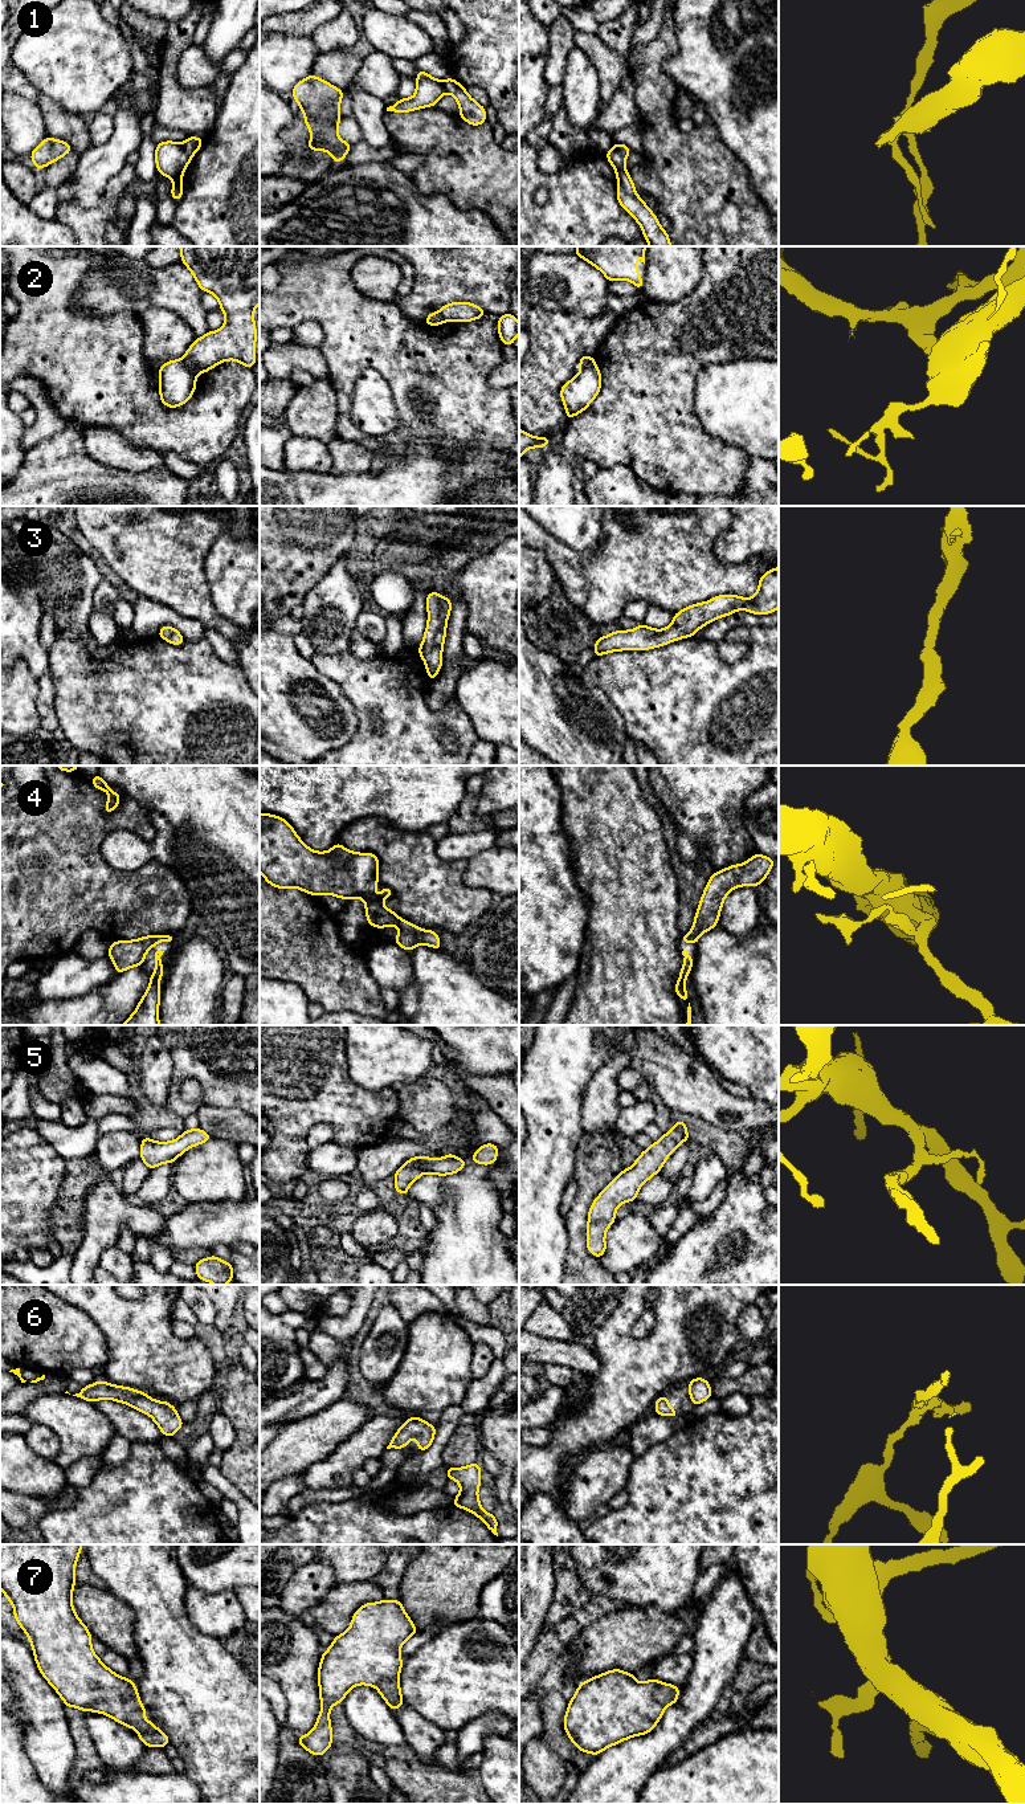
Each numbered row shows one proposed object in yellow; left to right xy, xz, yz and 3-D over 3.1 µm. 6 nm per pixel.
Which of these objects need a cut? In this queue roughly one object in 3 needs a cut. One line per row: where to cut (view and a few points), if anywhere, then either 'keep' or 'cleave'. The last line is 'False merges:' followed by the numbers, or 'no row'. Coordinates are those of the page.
1: xy (182, 143), (191, 156) | cleave
2: xy (180, 359), (196, 375) | cleave
3: no cut | keep
4: no cut | keep
5: no cut | keep
6: no cut | keep
7: no cut | keep
False merges: 1, 2

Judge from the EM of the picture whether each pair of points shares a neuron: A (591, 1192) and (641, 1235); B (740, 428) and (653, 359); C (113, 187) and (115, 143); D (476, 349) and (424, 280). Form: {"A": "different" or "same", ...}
{"A": "different", "B": "different", "C": "different", "D": "different"}

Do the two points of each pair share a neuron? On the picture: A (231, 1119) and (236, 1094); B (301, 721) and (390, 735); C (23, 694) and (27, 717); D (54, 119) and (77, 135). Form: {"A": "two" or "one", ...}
{"A": "two", "B": "two", "C": "one", "D": "one"}

